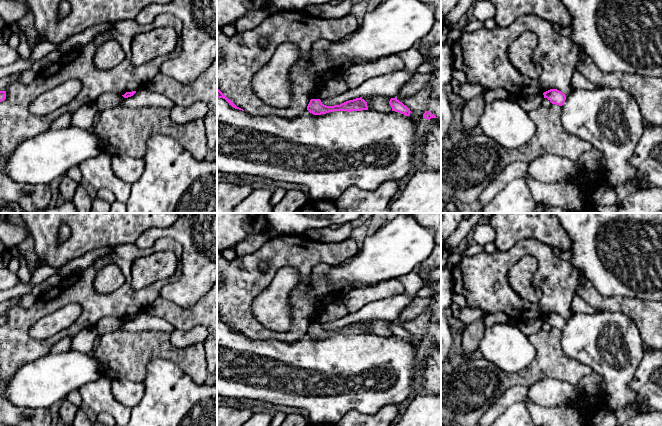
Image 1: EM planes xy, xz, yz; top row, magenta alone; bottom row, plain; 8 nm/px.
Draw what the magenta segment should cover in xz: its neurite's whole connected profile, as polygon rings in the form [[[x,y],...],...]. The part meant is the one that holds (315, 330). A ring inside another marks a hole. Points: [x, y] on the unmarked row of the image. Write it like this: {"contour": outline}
{"contour": [[[361,321],[334,330],[326,330],[321,326],[320,323],[311,323],[307,330],[307,334],[314,339],[321,339],[334,335],[351,336],[368,334],[368,330],[367,326]]]}

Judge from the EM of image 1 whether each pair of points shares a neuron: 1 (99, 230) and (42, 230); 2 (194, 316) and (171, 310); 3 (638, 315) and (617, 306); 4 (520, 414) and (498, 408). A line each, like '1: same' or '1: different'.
1: same
2: same
3: same
4: different

